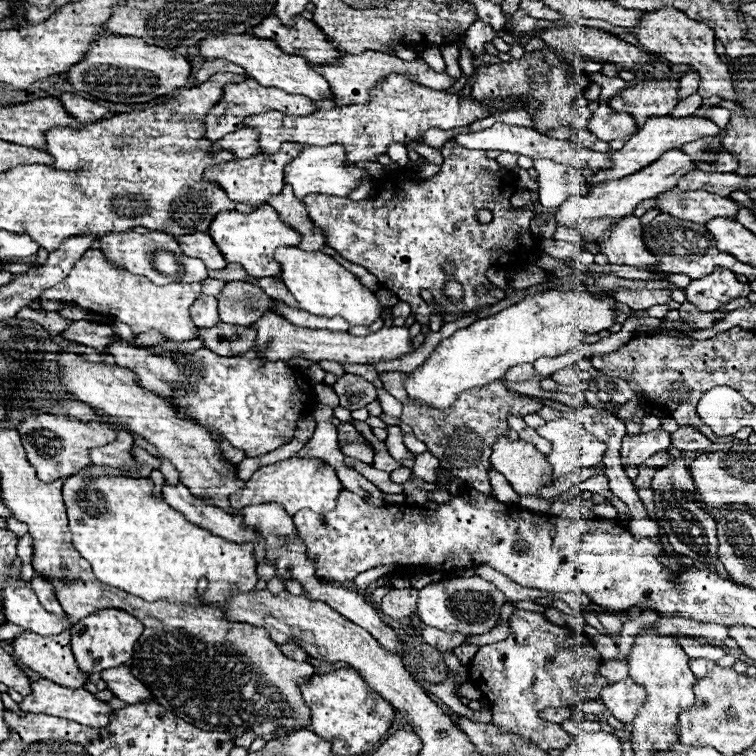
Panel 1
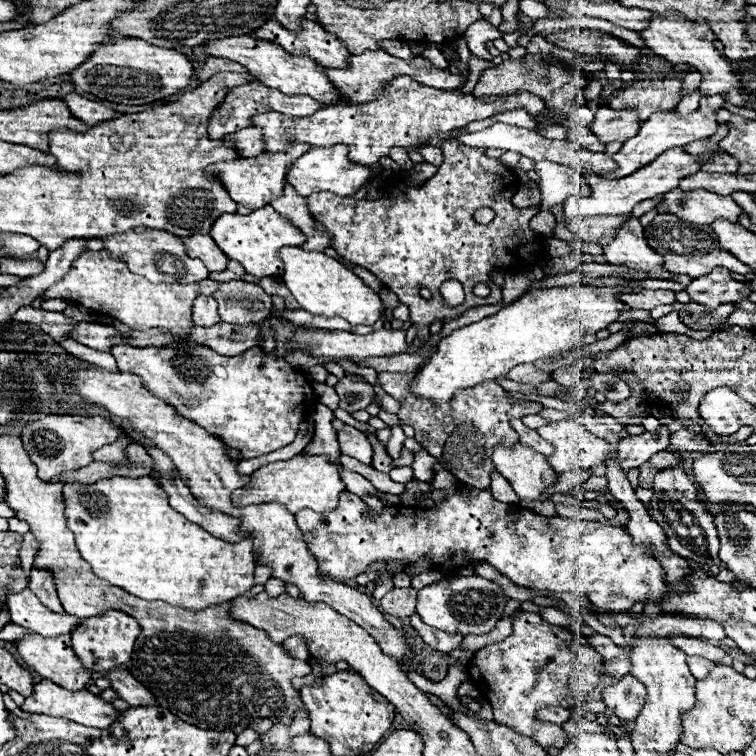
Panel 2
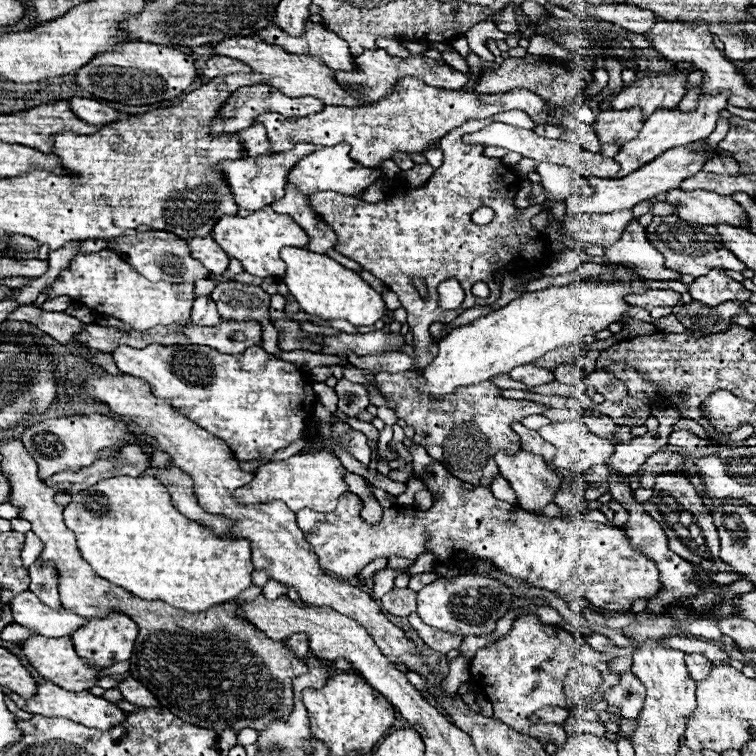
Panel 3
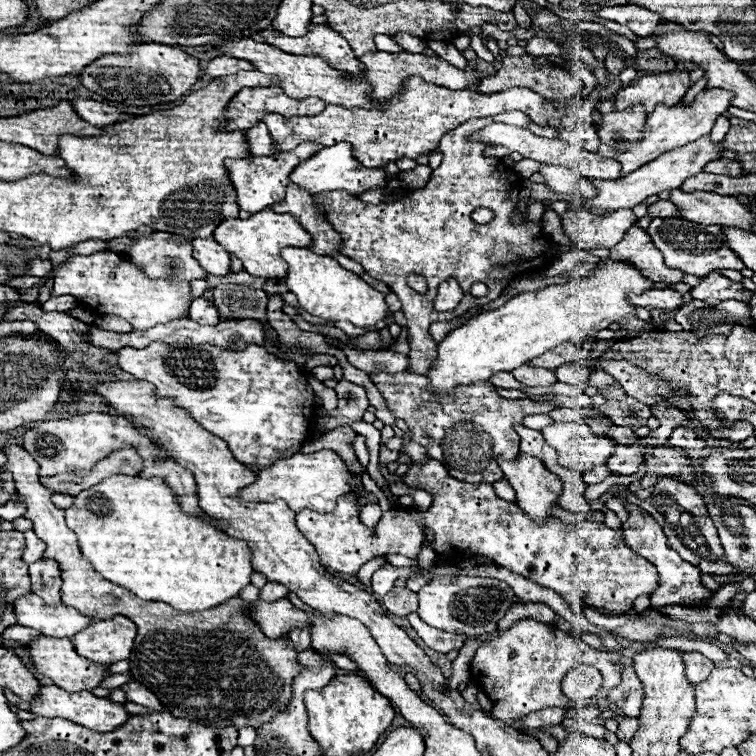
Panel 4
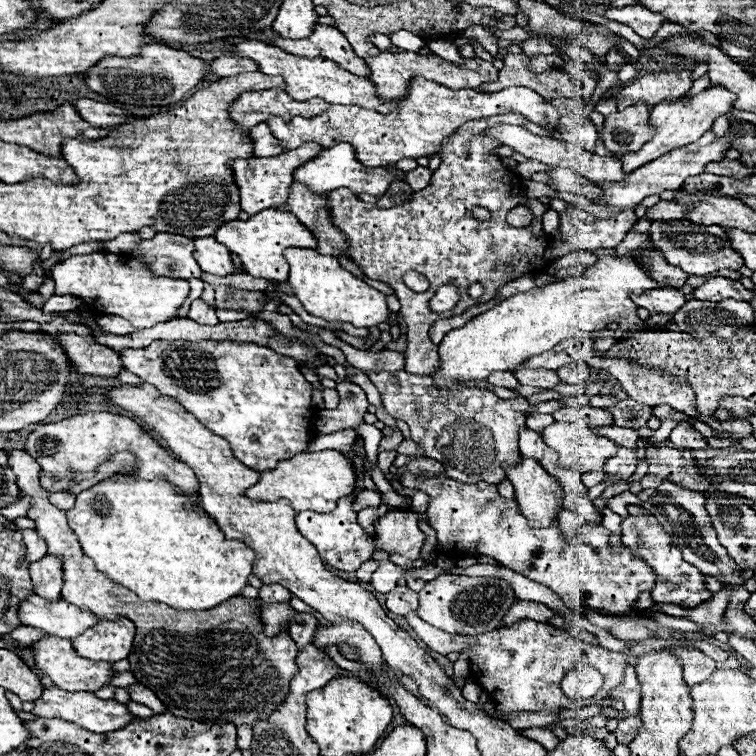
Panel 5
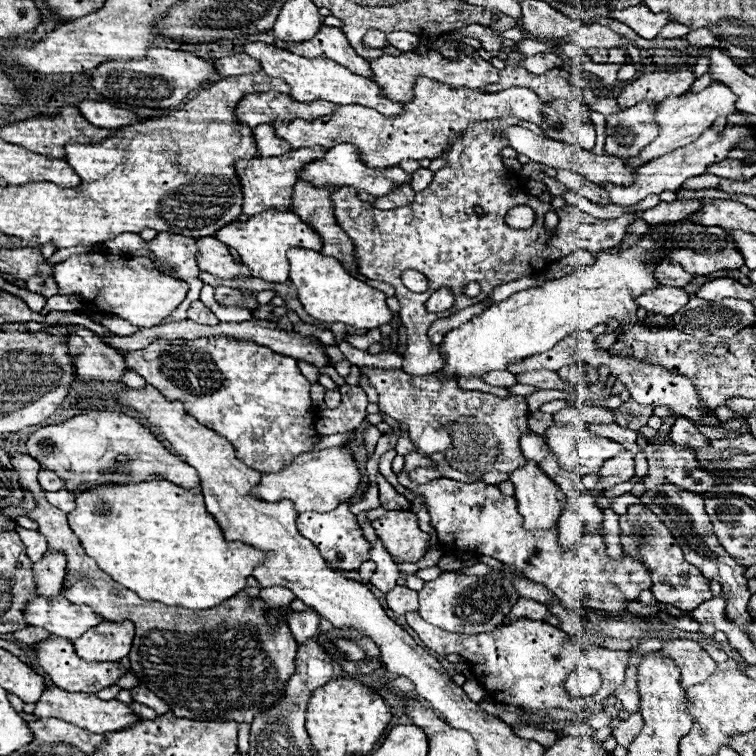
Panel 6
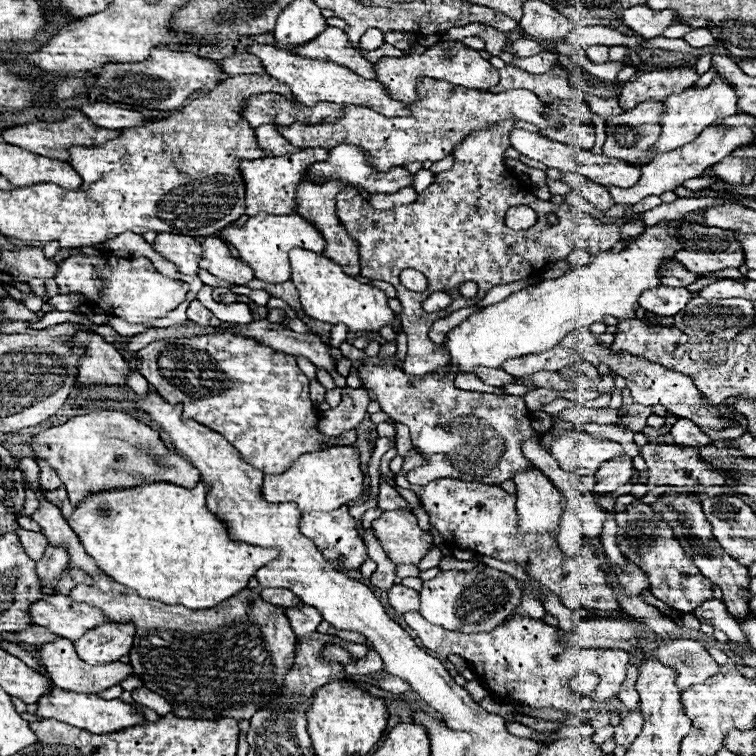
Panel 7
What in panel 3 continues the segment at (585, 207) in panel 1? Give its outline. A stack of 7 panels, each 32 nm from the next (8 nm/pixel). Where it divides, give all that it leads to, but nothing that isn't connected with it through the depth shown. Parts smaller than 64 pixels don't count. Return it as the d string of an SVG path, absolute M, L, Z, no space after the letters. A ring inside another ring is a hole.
M692 144L672 148L652 160L652 164L646 164L644 168L638 168L638 172L632 172L624 176L624 180L608 180L608 178L588 178L590 186L594 188L594 194L584 198L584 196L570 196L566 200L566 214L568 216L578 216L578 214L612 214L612 212L622 212L622 210L632 210L636 204L658 196L660 192L670 192L672 188L678 188L680 182L688 176L694 176L696 172L702 170L704 160L708 156L714 156L716 152L692 152Z

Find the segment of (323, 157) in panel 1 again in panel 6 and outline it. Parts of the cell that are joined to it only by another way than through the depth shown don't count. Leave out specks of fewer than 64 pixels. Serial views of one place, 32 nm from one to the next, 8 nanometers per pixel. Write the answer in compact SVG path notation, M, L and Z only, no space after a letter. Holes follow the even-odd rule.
M338 144L334 148L328 148L324 158L306 164L298 172L298 178L302 182L312 184L314 188L342 188L342 186L350 186L350 188L356 188L358 192L368 192L372 196L384 196L384 194L388 194L398 184L410 184L408 172L400 170L398 166L388 168L388 170L364 166L364 162L360 160L358 150L352 144Z

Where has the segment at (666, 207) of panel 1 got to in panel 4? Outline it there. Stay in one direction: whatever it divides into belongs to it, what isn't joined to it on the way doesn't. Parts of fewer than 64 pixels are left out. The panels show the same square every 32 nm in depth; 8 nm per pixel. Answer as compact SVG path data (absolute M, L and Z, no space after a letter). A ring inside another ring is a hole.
M672 190L670 192L670 202L678 206L680 218L696 224L706 224L706 226L734 226L734 228L744 228L752 230L754 216L734 198L734 196L720 196L716 192L682 192L682 190Z

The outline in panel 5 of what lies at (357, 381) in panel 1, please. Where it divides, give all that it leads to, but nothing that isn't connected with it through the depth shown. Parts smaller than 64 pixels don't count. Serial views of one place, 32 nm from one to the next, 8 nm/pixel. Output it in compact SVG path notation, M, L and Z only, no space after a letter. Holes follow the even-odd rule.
M340 382L336 386L336 392L340 394L340 404L336 410L322 410L316 418L316 430L318 434L330 434L344 428L354 428L362 422L368 400L360 386L352 382Z

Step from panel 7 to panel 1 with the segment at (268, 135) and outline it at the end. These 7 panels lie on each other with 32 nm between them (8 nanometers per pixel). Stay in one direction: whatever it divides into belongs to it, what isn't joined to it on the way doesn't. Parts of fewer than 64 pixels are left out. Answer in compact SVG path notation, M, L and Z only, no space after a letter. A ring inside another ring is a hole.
M240 128L236 132L232 132L232 136L224 136L224 138L216 140L210 150L212 152L228 150L228 152L232 152L232 156L236 160L260 154L260 150L258 150L258 136L256 136L254 130L248 130L248 128Z

